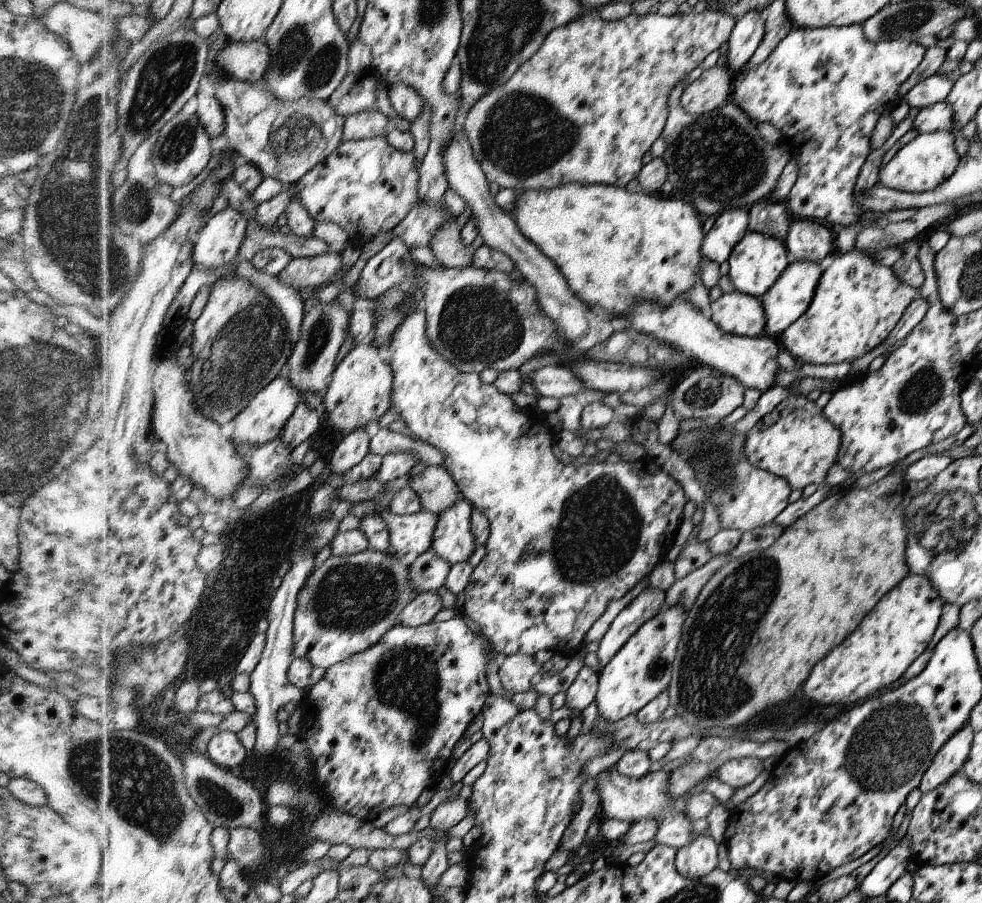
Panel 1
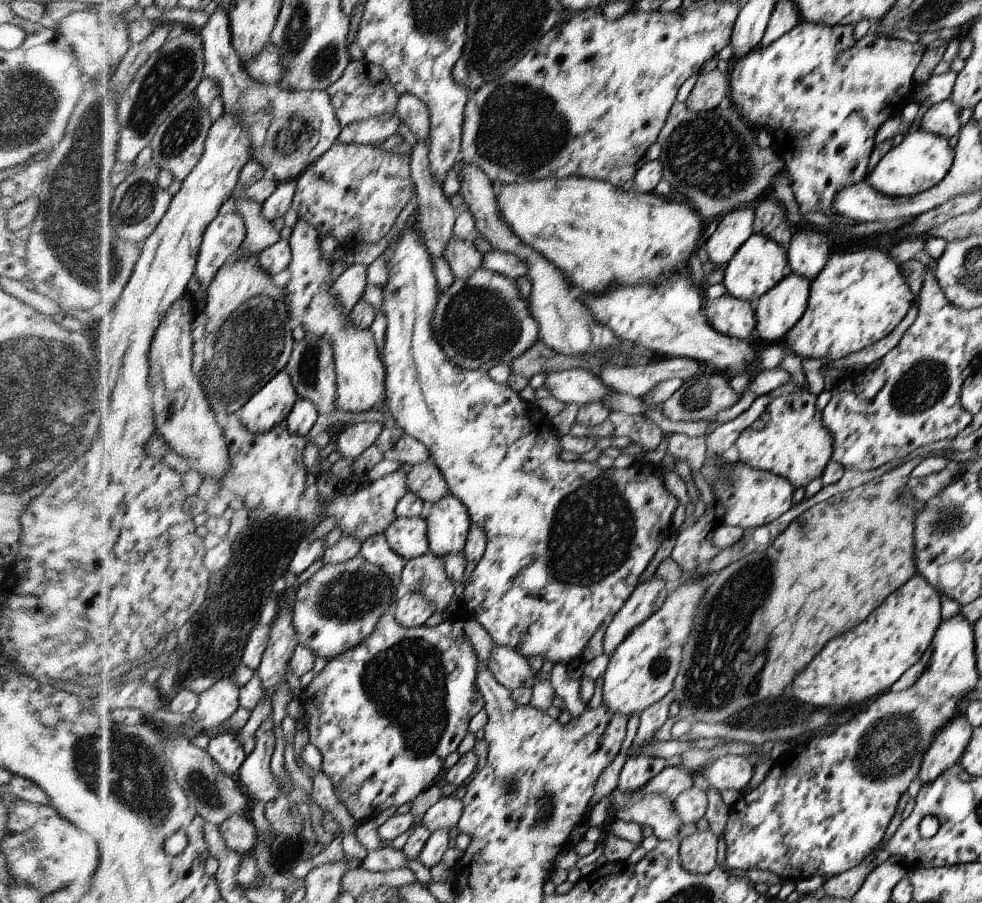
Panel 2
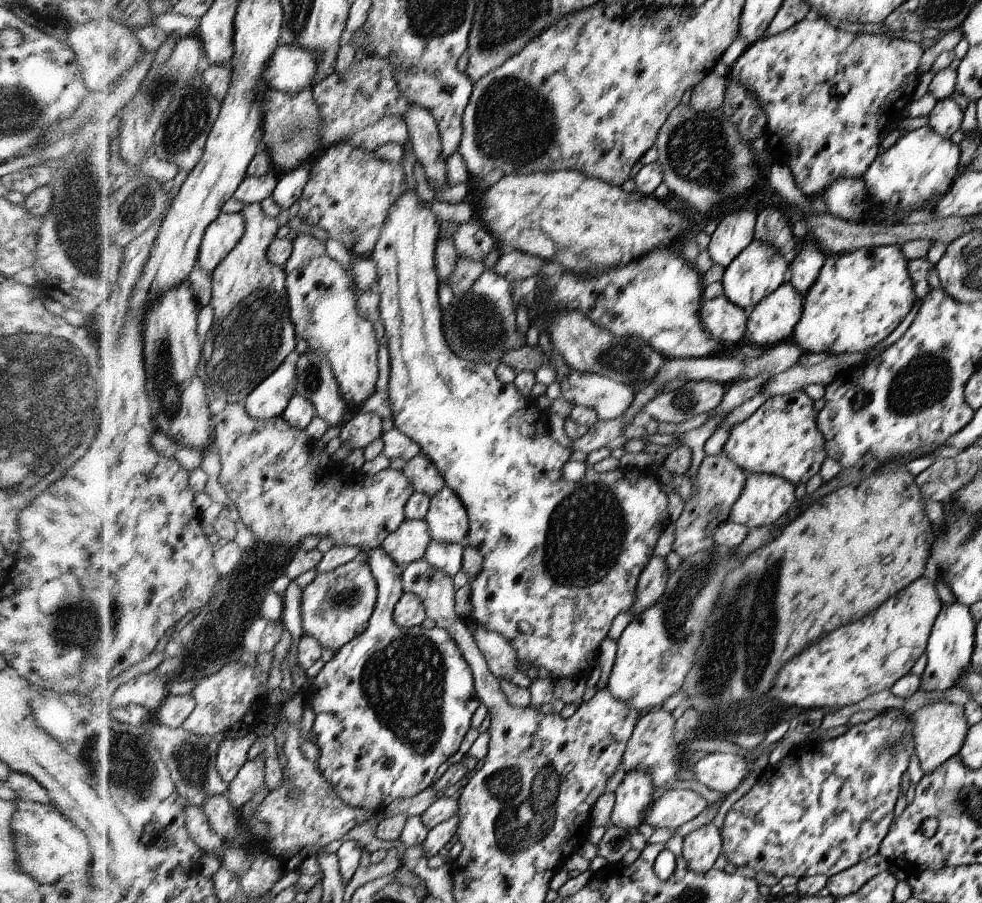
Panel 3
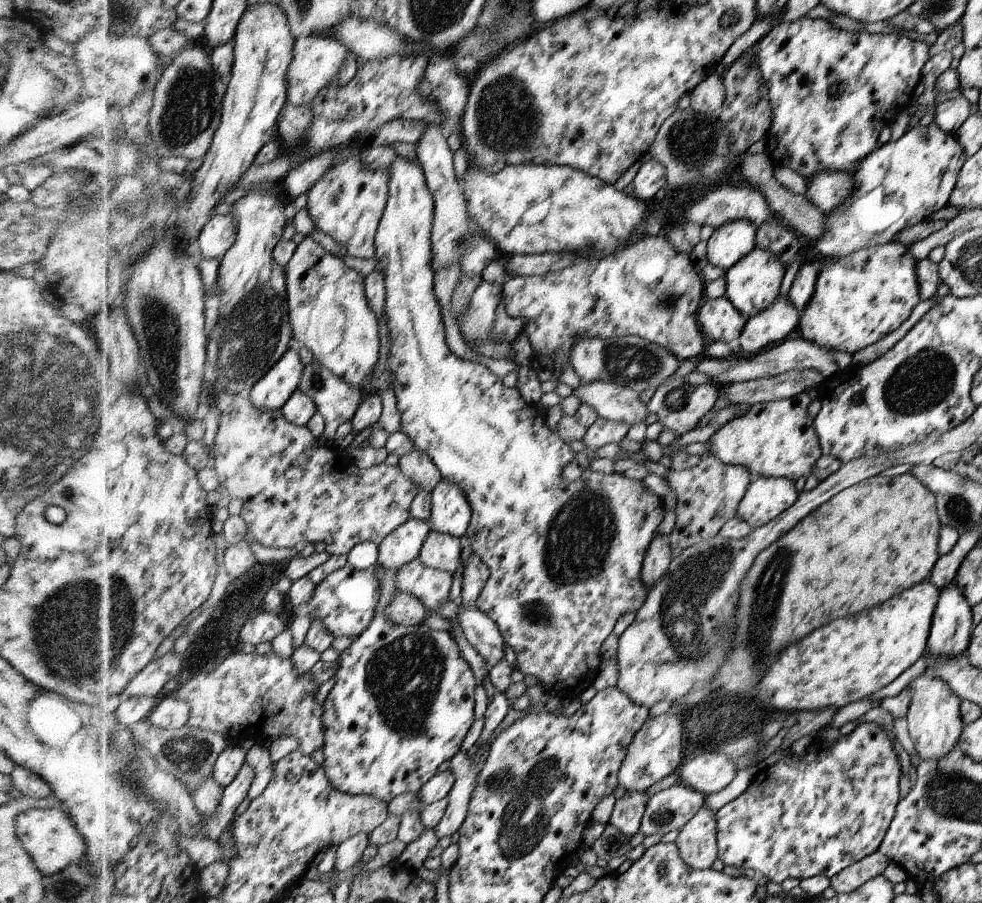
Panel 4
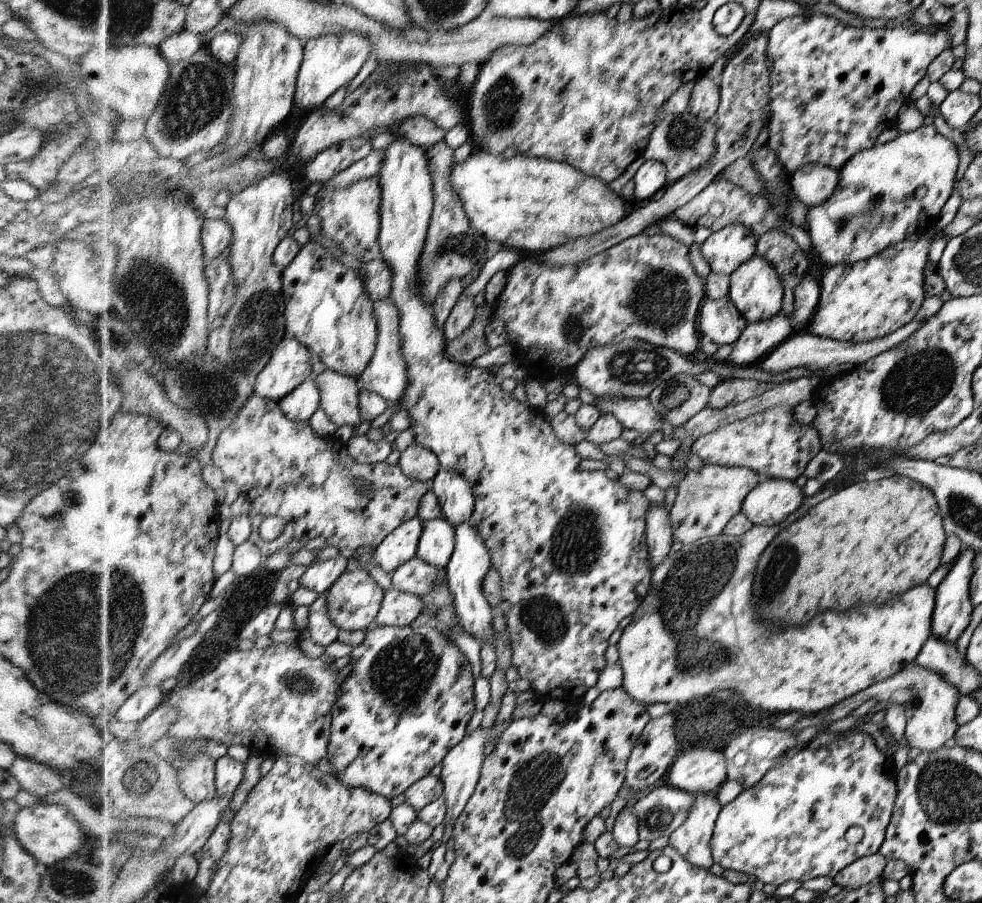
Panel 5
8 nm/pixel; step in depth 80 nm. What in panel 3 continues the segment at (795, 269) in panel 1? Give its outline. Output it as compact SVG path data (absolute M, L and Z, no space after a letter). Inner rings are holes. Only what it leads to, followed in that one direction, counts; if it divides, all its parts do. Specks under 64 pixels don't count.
M784 283L775 293L765 297L750 312L743 344L766 349L791 340L802 317L804 298L790 283Z

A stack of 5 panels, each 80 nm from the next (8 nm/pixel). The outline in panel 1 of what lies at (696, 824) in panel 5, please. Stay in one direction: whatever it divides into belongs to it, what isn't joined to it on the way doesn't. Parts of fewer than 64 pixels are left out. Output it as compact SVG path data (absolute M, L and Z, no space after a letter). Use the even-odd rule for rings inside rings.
M701 834L678 850L675 866L684 878L706 877L718 866L718 845L708 834Z

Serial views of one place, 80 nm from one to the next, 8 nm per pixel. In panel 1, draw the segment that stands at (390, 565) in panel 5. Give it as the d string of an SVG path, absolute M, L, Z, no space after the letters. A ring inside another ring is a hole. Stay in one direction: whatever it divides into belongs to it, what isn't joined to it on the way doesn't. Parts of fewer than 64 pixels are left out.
M390 509L382 511L383 520L389 531L390 550L398 556L415 552L427 553L434 545L439 516L432 512L416 512L408 516L394 515Z

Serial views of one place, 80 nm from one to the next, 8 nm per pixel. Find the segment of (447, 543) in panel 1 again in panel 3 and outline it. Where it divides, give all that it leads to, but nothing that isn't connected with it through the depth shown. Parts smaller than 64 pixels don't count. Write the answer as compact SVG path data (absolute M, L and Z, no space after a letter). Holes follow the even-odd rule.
M448 486L431 496L425 520L431 528L431 540L460 544L470 533L467 506Z

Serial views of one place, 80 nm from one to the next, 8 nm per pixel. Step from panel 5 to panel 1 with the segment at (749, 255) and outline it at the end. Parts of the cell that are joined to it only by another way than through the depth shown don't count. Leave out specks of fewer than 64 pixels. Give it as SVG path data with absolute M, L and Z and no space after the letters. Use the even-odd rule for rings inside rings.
M741 207L740 210L728 210L722 214L714 222L707 238L704 238L704 257L719 265L729 261L735 247L749 232L748 222L750 212L746 207Z

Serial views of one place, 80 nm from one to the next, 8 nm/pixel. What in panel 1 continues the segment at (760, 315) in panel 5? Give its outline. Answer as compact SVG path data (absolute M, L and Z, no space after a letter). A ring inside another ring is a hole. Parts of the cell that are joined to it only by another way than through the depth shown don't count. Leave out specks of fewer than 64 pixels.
M752 231L748 232L747 236L735 247L728 263L730 268L728 277L736 292L762 299L764 294L787 271L787 267L790 265L790 256L784 240Z

